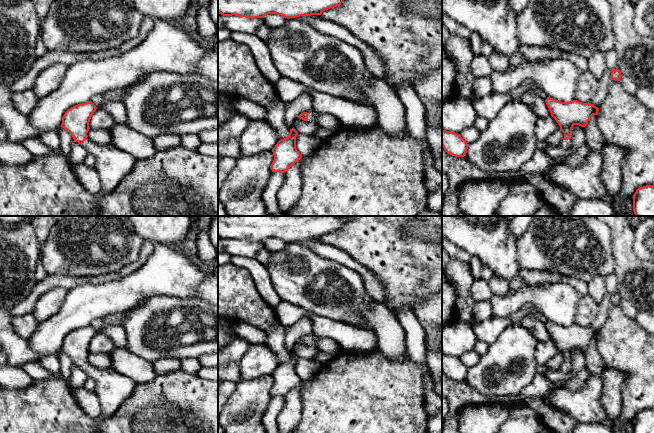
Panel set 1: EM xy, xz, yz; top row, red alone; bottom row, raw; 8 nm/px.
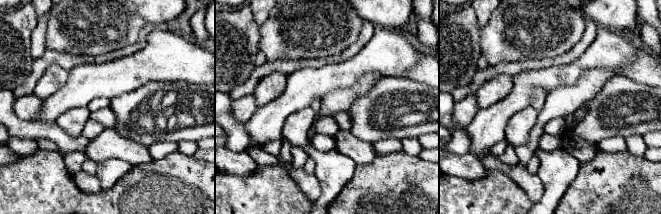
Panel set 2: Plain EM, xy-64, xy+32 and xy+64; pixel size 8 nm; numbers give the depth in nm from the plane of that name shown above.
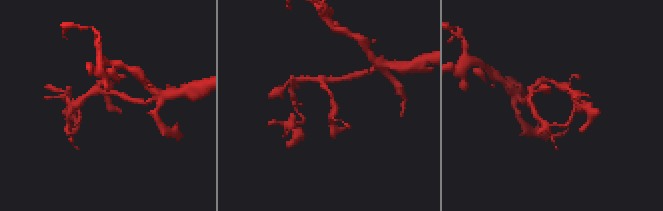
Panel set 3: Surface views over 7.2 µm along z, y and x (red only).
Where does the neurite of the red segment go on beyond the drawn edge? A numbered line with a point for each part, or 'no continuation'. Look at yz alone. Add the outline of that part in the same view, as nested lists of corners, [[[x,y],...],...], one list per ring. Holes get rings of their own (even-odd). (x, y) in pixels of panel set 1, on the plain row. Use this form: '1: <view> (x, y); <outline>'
1: yz (565, 368); [[[571,363],[562,364],[560,370],[561,370],[563,373],[568,373],[568,372],[570,372],[571,367],[572,367]]]

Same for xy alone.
1: xy (112, 388); [[[88,362],[82,369],[95,381],[94,392],[102,409],[100,419],[113,415],[136,386],[136,382],[131,378],[111,369],[98,369]]]

